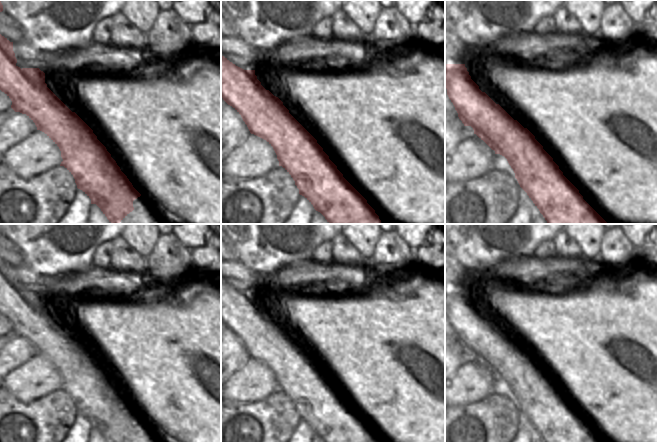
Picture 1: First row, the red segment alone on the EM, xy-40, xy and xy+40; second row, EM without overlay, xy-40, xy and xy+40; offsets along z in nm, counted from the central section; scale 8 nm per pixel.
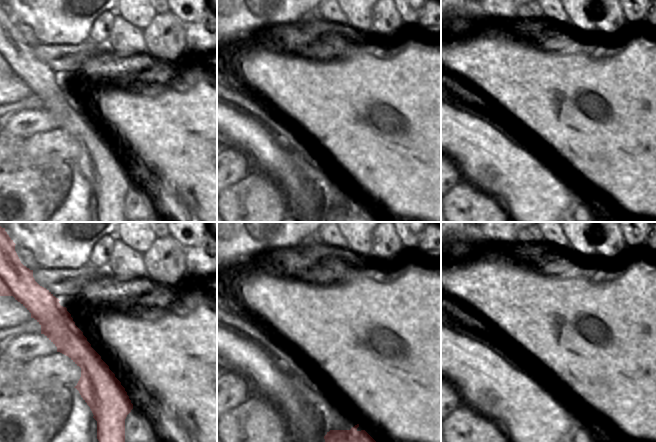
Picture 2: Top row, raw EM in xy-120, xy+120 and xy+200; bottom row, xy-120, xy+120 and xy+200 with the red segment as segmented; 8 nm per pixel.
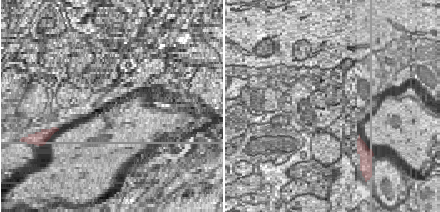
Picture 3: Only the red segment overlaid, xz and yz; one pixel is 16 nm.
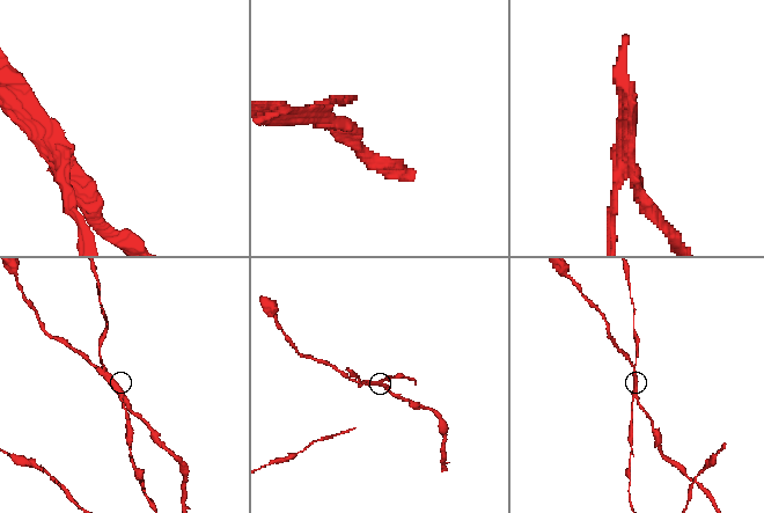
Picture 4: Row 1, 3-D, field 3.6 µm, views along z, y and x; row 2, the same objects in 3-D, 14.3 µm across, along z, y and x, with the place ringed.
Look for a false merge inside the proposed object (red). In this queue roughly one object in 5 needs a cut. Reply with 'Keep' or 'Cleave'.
Cleave.

